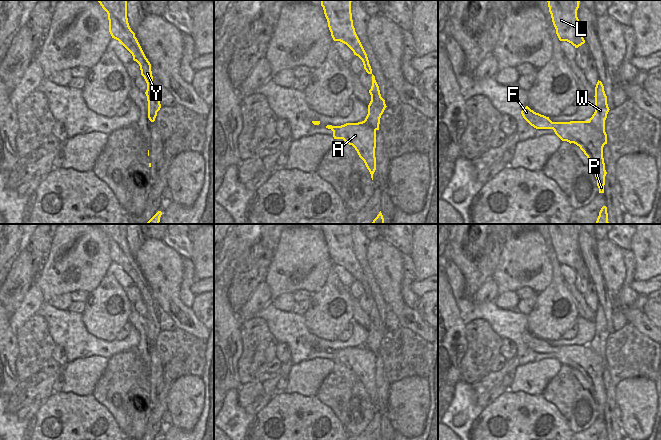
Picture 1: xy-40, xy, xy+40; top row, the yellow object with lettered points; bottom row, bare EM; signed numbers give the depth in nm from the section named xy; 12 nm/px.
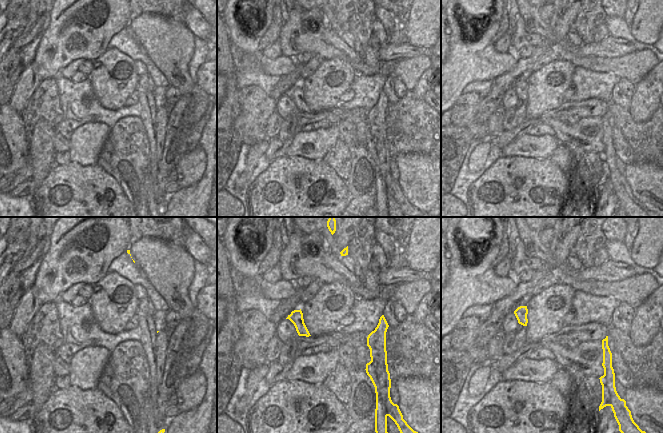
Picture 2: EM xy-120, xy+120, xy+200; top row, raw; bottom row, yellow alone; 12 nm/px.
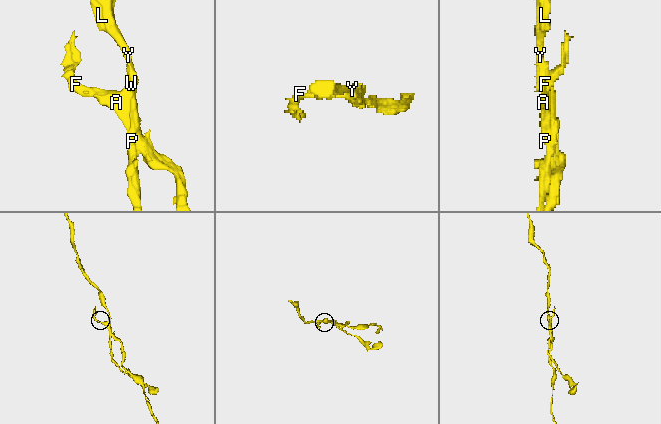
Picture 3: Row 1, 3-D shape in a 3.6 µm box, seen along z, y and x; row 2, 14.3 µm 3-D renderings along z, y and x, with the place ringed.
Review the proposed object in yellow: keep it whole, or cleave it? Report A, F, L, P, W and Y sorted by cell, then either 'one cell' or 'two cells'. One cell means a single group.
groups A F P / L W Y; two cells

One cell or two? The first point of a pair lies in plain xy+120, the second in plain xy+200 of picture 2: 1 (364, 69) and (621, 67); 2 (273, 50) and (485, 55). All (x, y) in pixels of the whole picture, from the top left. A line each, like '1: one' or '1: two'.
1: one
2: two

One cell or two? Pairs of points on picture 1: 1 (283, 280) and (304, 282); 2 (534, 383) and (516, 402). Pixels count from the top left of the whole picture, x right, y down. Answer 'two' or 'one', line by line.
1: one
2: two

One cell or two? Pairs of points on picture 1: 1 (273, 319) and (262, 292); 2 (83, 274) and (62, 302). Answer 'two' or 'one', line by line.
1: two
2: two

